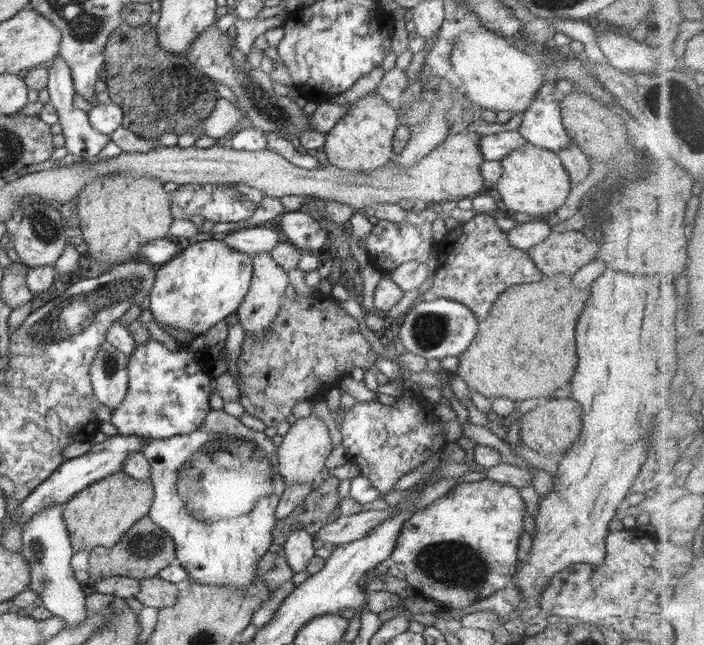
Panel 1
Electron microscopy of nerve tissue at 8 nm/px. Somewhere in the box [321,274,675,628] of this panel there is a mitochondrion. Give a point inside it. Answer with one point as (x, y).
(443, 563)

